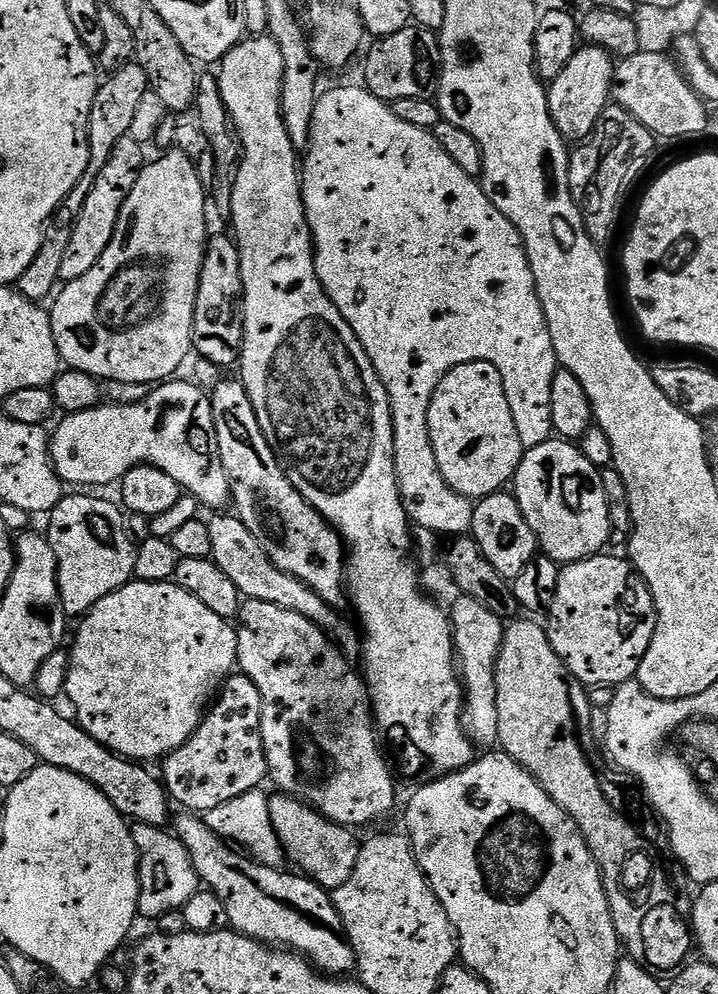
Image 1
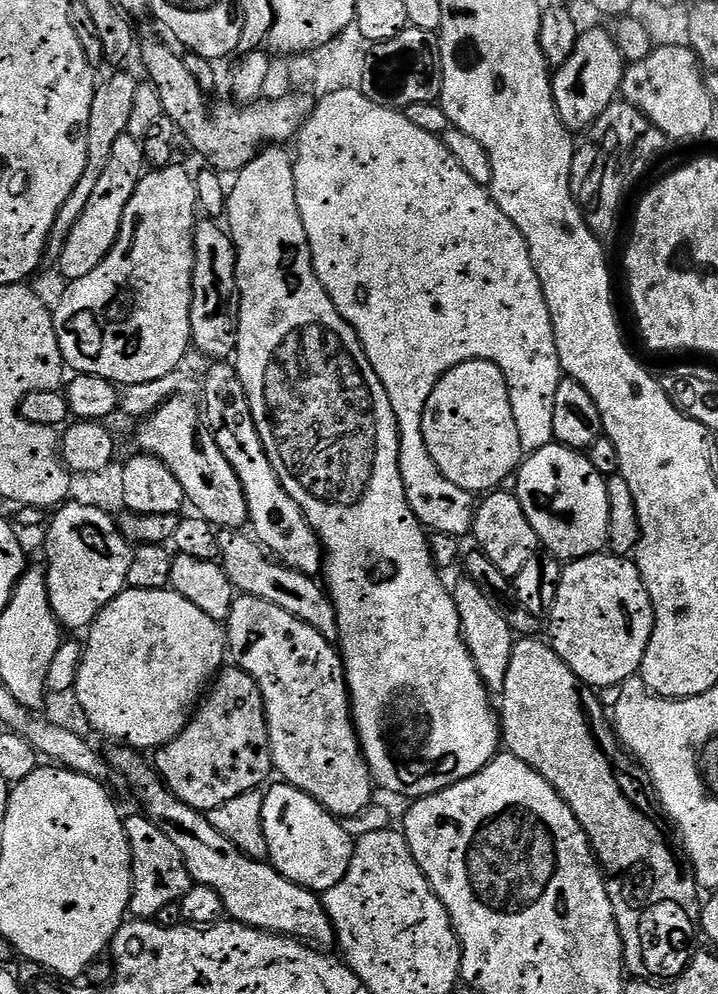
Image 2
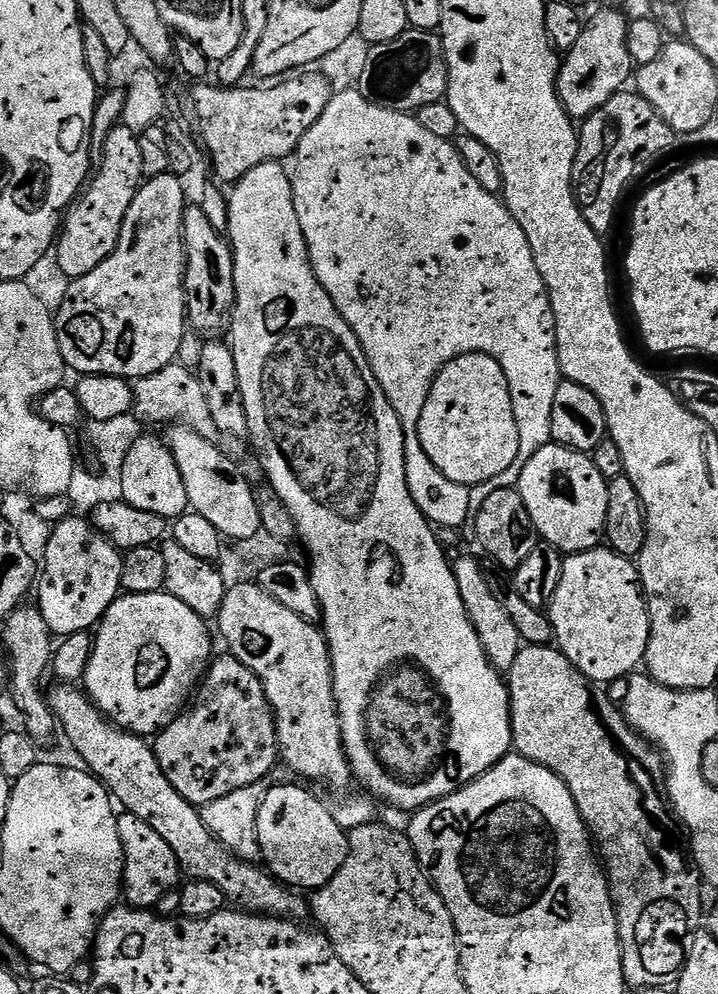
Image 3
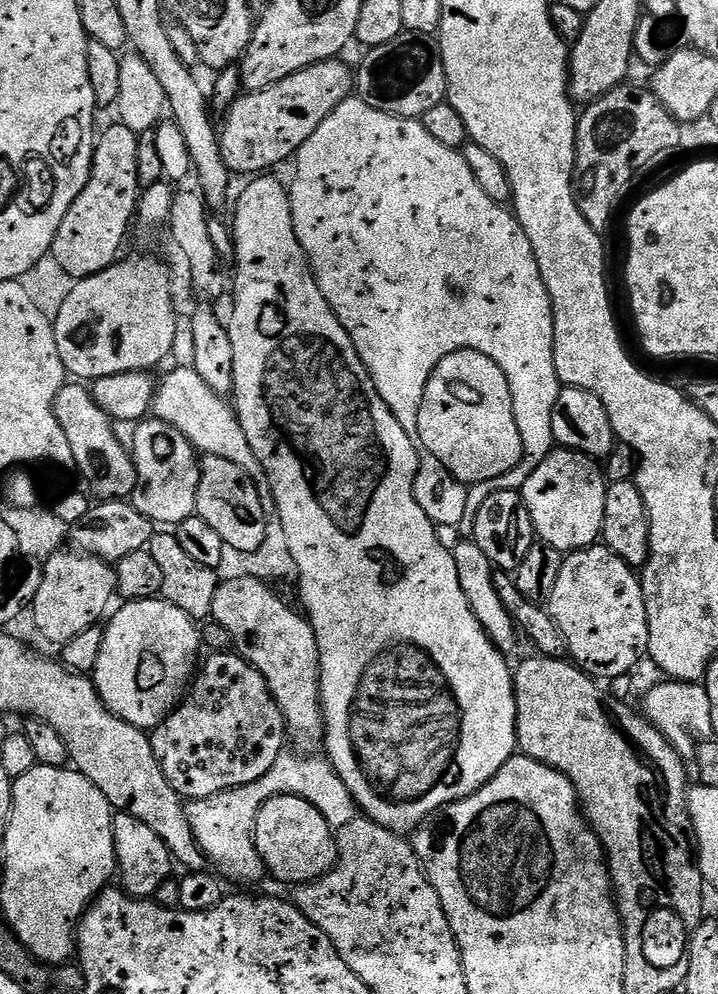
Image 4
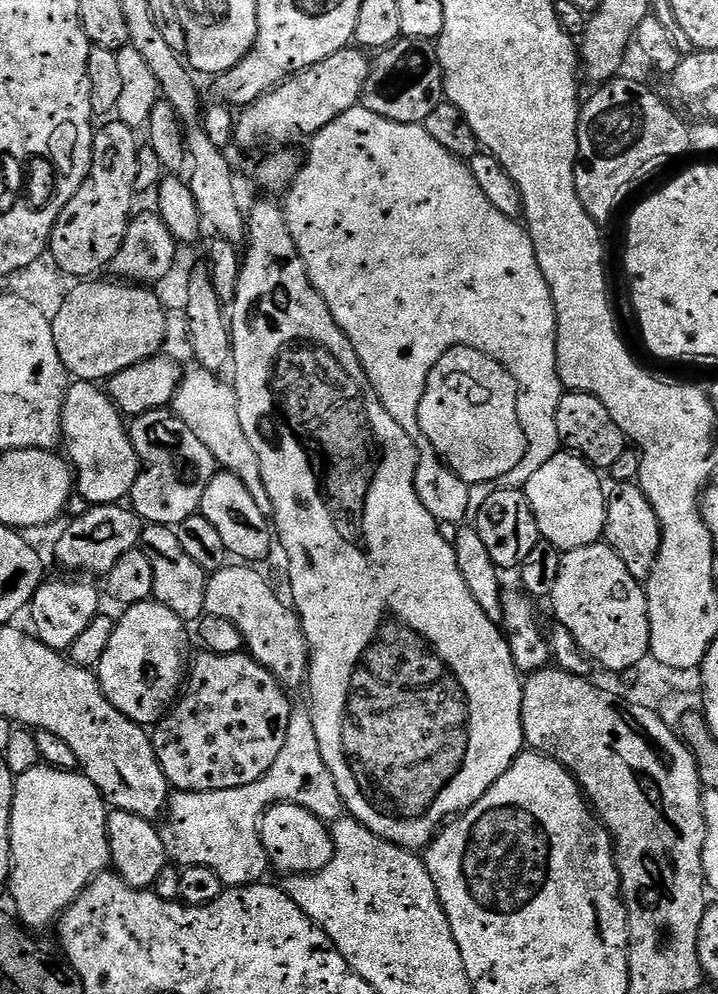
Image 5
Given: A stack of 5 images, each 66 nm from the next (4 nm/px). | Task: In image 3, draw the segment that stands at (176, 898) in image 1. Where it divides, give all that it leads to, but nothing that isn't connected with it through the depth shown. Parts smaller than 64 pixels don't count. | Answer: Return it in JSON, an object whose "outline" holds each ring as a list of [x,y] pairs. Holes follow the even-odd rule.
{"outline":[[[121,811],[116,821],[118,822],[118,838],[122,838],[122,854],[124,855],[123,899],[129,908],[155,909],[158,898],[175,892],[181,887],[182,873],[178,857],[162,839],[162,834],[158,834],[158,830],[153,830],[147,822],[142,822],[142,818],[134,818],[134,814]]]}

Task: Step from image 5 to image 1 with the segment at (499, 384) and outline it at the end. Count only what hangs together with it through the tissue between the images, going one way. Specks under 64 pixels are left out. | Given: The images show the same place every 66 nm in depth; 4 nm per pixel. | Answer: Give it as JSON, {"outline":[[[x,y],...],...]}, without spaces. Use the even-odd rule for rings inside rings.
{"outline":[[[466,362],[444,375],[430,402],[428,425],[438,470],[459,496],[479,498],[501,491],[515,477],[526,451],[514,426],[502,374],[490,362]]]}

